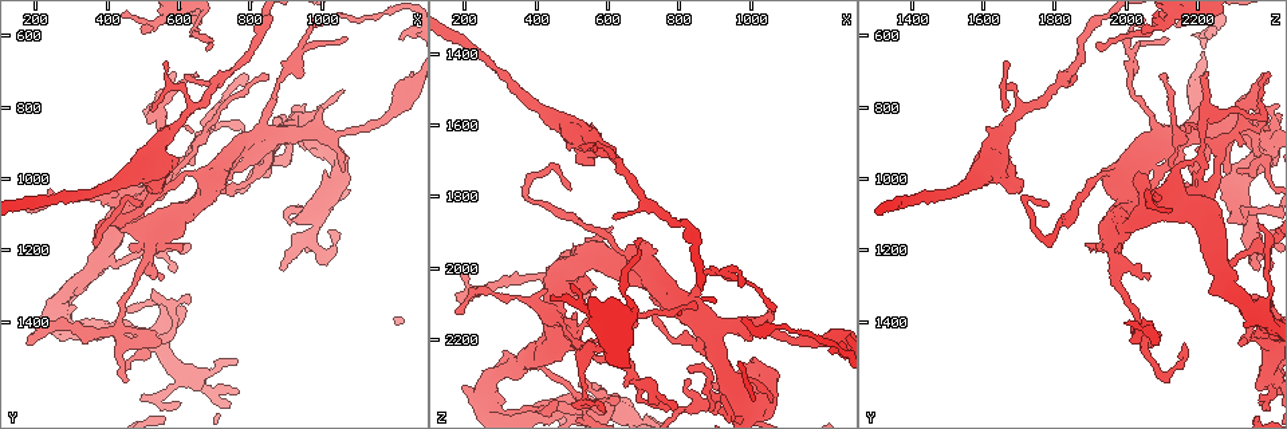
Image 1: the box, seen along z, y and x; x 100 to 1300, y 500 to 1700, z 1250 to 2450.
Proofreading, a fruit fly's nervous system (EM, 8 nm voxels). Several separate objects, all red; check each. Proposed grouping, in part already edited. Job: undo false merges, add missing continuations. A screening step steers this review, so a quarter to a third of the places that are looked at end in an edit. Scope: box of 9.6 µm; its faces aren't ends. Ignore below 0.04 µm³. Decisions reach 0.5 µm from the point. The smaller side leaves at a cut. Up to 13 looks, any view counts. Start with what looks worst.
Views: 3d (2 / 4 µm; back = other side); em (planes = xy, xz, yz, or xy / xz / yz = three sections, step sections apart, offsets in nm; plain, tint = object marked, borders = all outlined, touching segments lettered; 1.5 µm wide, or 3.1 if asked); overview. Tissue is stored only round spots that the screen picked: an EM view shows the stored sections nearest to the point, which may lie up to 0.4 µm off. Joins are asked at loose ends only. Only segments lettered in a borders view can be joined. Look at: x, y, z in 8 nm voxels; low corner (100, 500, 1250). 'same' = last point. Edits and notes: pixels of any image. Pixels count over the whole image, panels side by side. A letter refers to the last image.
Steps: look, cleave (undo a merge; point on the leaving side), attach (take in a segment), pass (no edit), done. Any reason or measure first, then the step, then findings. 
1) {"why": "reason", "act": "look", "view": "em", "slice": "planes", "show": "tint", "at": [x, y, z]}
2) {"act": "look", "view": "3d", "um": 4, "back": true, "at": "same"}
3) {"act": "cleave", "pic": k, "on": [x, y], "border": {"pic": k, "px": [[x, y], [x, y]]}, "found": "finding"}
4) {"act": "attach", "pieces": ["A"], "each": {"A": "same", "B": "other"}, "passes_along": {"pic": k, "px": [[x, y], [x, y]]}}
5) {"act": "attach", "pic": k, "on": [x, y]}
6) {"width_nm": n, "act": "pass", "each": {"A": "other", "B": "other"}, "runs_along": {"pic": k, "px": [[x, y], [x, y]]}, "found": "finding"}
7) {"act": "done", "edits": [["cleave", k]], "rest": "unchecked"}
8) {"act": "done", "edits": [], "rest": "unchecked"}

{"why": "a fork", "act": "look", "view": "3d", "um": 2, "at": [430, 1410, 2040]}

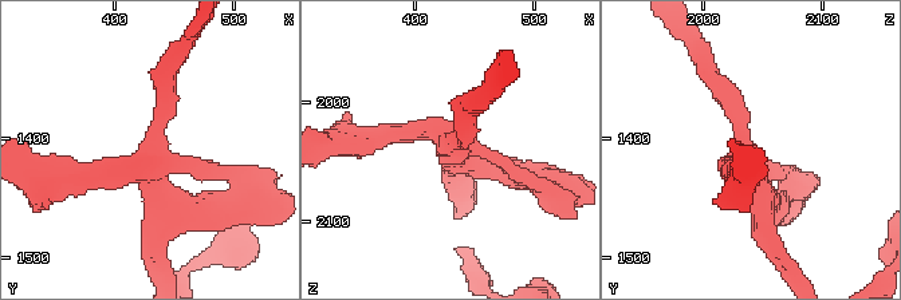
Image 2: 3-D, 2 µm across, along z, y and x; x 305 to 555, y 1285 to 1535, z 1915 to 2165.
{"act": "look", "view": "em", "slice": "planes", "show": "borders", "at": [428, 1416, 2034]}

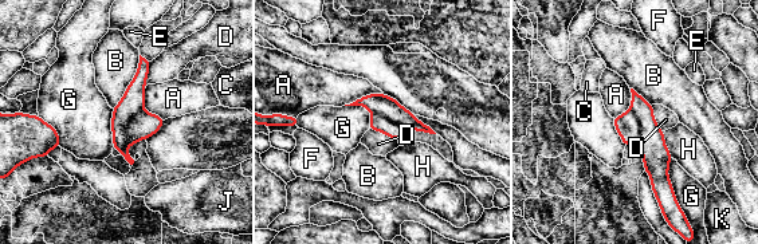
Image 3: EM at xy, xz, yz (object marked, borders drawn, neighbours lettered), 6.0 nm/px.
{"width_nm": 200, "act": "cleave", "pic": 3, "on": [144, 125], "each": {"A": "other", "B": "other", "C": "other", "D": "other", "E": "other", "F": "other", "G": "other", "H": "other", "J": "other", "K": "other"}, "border": {"pic": 3, "px": [[142, 110], [126, 125], [129, 144]]}, "found": "two neurons meet here"}

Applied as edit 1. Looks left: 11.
{"why": "calibre changes", "act": "look", "view": "em", "slice": "planes", "show": "tint", "at": [510, 1220, 1970]}

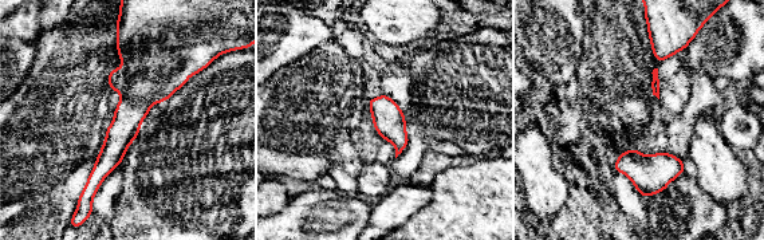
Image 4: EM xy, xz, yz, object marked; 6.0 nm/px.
{"why": "what lies round it", "act": "look", "view": "em", "slice": "planes", "show": "borders", "at": "same"}

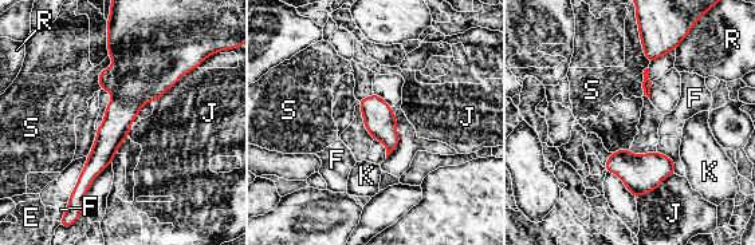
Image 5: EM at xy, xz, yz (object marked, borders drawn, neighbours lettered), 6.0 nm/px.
{"act": "pass", "each": {"E": "other", "F": "other", "J": "other", "K": "other", "R": "other", "S": "other"}, "runs_along": {"pic": 5, "px": [[115, 39], [122, 110], [81, 189]]}, "found": "one neuron here"}

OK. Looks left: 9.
{"why": "branch stops here", "act": "look", "view": "3d", "um": 4, "at": [990, 800, 2200]}

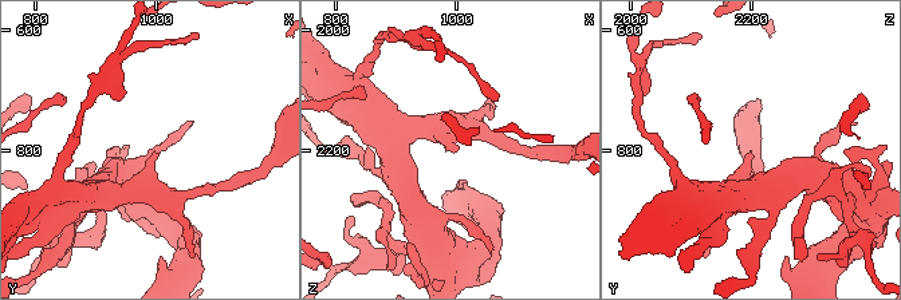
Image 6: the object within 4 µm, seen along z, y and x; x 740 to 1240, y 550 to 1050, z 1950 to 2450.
{"act": "look", "view": "em", "slice": "planes", "show": "borders", "at": [1000, 805, 2205]}

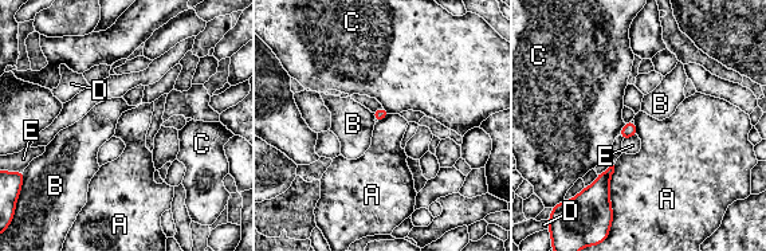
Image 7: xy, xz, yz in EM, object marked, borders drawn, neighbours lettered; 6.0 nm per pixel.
{"act": "pass", "each": {"A": "other", "B": "other", "C": "other", "D": "other", "E": "other"}, "found": "no lettered segment goes on from it"}

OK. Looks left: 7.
{"why": "thin end", "act": "look", "view": "em", "slice": "planes", "show": "borders", "at": [570, 670, 1670]}

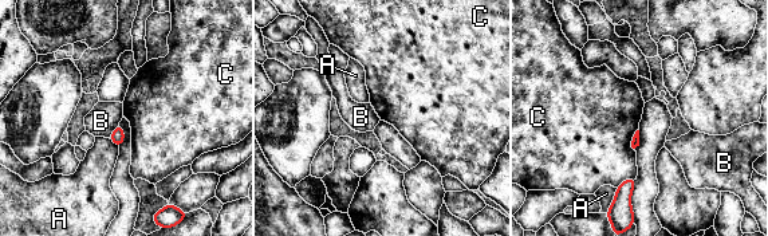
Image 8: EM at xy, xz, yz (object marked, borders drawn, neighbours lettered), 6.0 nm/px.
{"act": "pass", "each": {"A": "other", "B": "other", "C": "other"}, "border": {"pic": 8, "px": [[637, 129], [630, 142], [633, 153]]}, "found": "no lettered segment goes on from it"}

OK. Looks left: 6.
{"act": "done", "edits": [["cleave", 3]], "rest": "unchecked"}

